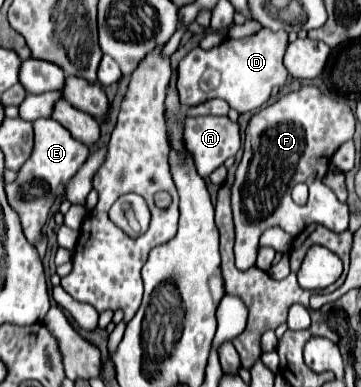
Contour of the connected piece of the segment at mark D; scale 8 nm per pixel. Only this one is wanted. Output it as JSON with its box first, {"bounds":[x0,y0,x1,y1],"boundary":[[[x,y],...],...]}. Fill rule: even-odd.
{"bounds":[177,28,289,114],"boundary":[[[263,28],[259,34],[249,38],[225,38],[211,50],[203,50],[199,46],[193,48],[177,66],[177,90],[181,106],[187,110],[211,98],[221,98],[241,114],[261,108],[271,96],[271,90],[275,86],[281,88],[287,82],[287,68],[283,66],[287,44],[289,42],[285,30],[273,32]]]}

